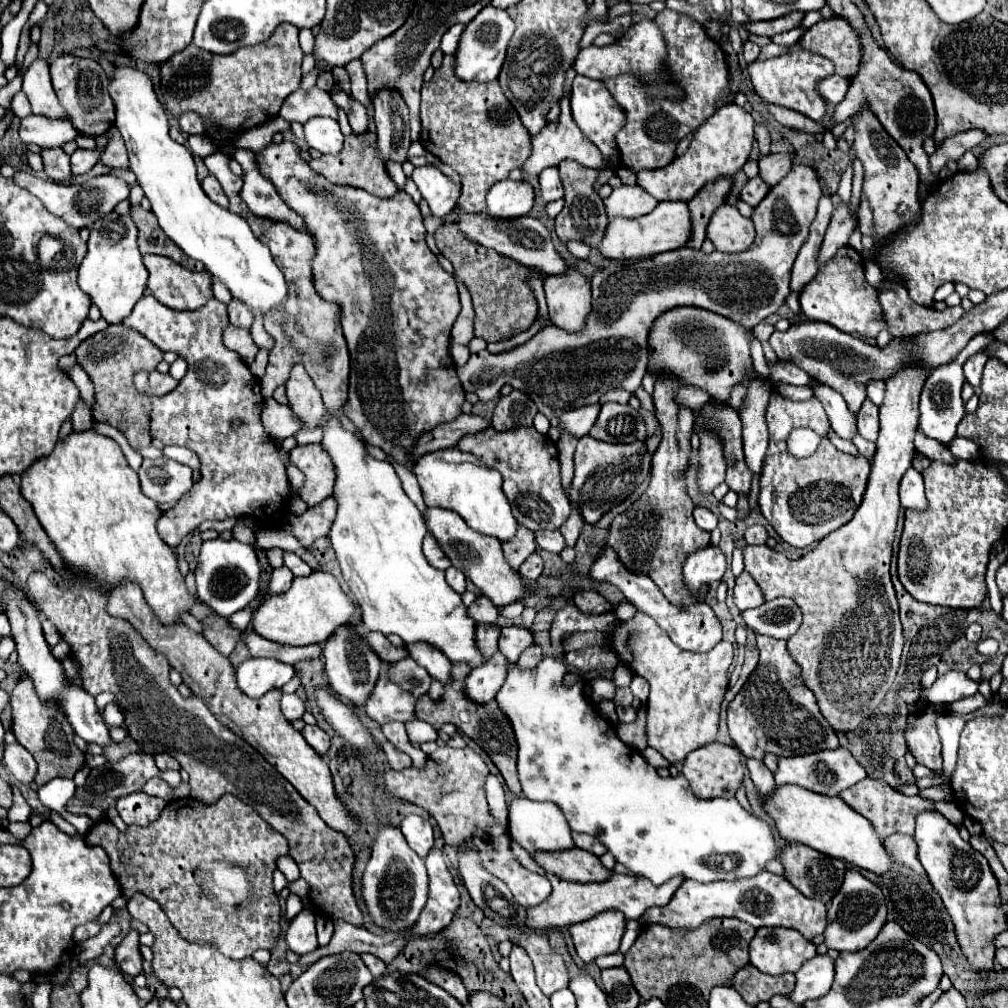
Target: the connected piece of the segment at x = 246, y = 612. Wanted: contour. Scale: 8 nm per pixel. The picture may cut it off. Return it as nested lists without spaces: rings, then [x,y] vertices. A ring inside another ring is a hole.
[[[260,590],[258,591],[257,598],[258,599],[254,600],[245,609],[234,613],[228,618],[228,622],[230,625],[232,625],[232,627],[238,629],[239,631],[244,631],[248,627],[252,618],[253,611],[260,604]]]

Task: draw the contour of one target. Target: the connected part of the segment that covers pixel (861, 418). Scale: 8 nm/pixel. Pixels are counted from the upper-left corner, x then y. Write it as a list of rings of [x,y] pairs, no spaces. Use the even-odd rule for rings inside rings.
[[[866,401],[866,405],[862,405],[856,417],[856,425],[858,425],[858,433],[868,441],[878,439],[878,407],[872,401]]]

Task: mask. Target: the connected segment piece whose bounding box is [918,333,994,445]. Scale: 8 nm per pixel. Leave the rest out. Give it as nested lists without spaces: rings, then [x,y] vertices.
[[[982,333],[982,335],[976,335],[962,351],[960,355],[950,361],[950,363],[944,363],[944,365],[938,365],[926,379],[926,385],[922,389],[922,397],[920,397],[920,425],[918,429],[926,435],[926,437],[936,437],[942,445],[948,445],[950,441],[954,441],[958,437],[956,433],[956,427],[960,423],[960,419],[964,417],[964,401],[960,397],[962,393],[962,385],[966,381],[964,377],[964,363],[978,351],[986,349],[990,343],[994,341],[992,333]]]

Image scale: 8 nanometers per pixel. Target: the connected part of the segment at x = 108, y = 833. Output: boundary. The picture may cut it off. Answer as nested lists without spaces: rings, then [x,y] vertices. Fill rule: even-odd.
[[[226,793],[214,805],[192,797],[170,801],[154,823],[148,827],[130,825],[124,833],[108,819],[102,819],[90,827],[86,843],[100,845],[108,853],[112,875],[126,901],[136,893],[154,899],[188,941],[214,943],[230,959],[244,959],[256,949],[272,951],[276,947],[280,905],[272,887],[272,871],[276,869],[278,857],[288,855],[288,841],[238,797]],[[220,859],[236,859],[248,871],[248,881],[254,889],[250,907],[226,909],[212,905],[206,897],[206,880],[203,883],[202,875],[206,879],[210,863]],[[266,917],[268,923],[262,923]]]

